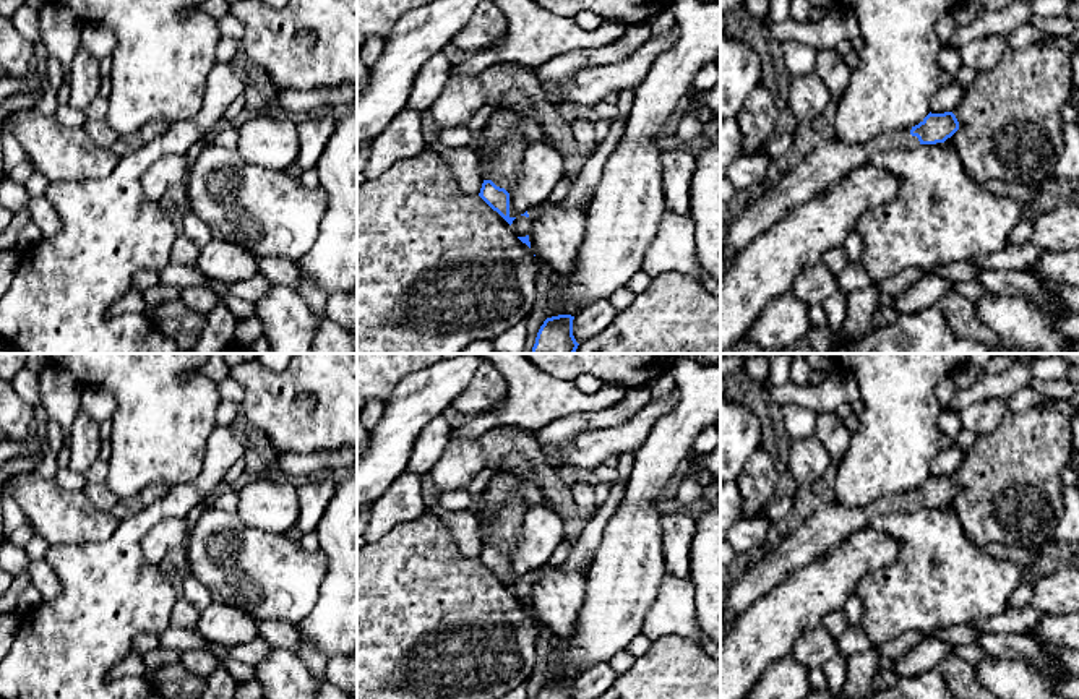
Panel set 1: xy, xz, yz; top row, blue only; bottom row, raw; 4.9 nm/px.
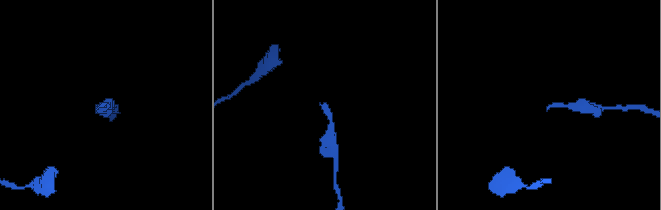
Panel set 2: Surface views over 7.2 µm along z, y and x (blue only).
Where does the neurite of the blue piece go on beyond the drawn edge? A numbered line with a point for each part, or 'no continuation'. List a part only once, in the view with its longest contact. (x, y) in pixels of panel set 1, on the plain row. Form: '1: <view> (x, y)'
1: xz (503, 531)

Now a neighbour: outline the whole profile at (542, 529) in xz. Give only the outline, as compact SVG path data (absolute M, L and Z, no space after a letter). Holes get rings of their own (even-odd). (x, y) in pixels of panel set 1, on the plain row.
M550 506L527 509L518 534L516 550L509 555L509 581L518 581L548 563L565 538L565 521Z

